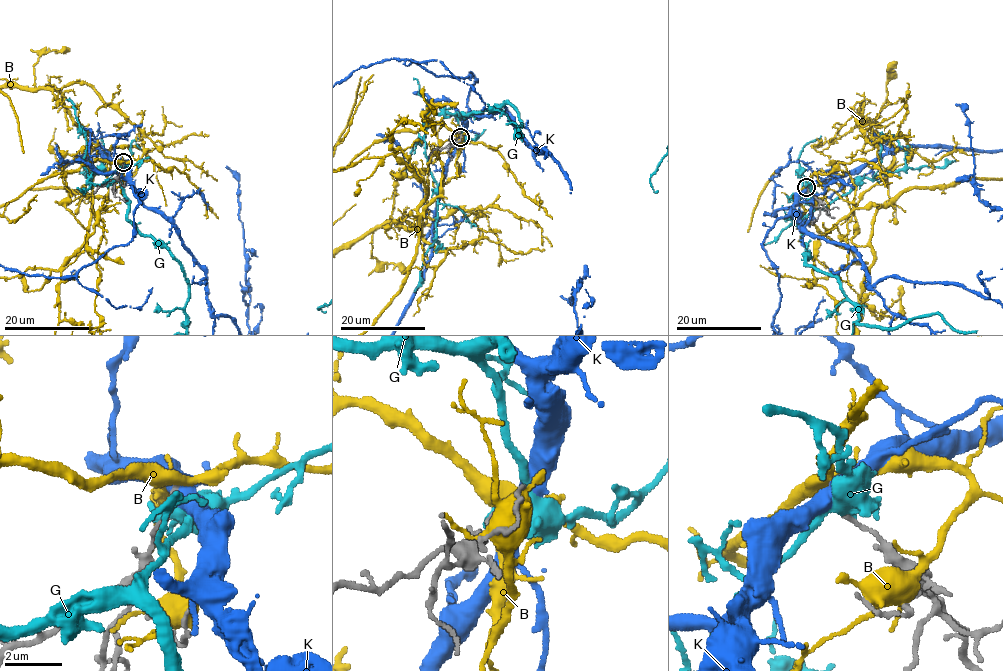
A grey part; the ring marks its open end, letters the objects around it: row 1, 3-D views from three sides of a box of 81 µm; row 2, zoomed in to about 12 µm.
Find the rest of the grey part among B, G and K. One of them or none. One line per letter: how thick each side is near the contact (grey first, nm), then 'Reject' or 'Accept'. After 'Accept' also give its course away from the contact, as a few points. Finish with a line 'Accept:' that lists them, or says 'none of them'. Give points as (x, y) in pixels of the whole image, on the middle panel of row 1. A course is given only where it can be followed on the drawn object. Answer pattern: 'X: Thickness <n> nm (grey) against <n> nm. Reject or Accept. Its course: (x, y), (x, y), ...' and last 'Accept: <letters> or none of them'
B: Thickness 200 nm (grey) against 360 nm. Reject
G: Thickness 240 nm (grey) against 460 nm. Reject
K: Thickness 240 nm (grey) against 500 nm. Reject
Accept: none of them

